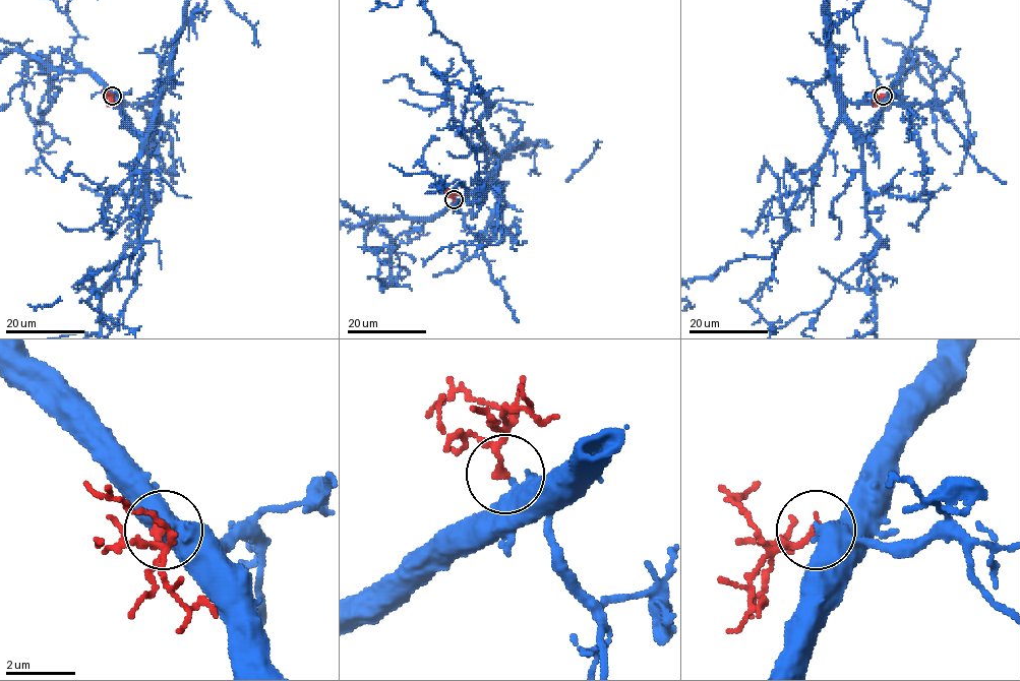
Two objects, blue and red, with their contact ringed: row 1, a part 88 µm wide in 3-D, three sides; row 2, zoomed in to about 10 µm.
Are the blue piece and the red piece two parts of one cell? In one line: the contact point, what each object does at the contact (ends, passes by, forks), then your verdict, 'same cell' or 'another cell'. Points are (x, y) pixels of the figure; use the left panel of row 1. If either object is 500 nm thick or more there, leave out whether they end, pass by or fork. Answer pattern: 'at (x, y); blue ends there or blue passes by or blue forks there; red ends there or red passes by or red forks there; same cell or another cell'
at (112, 96); same cell

